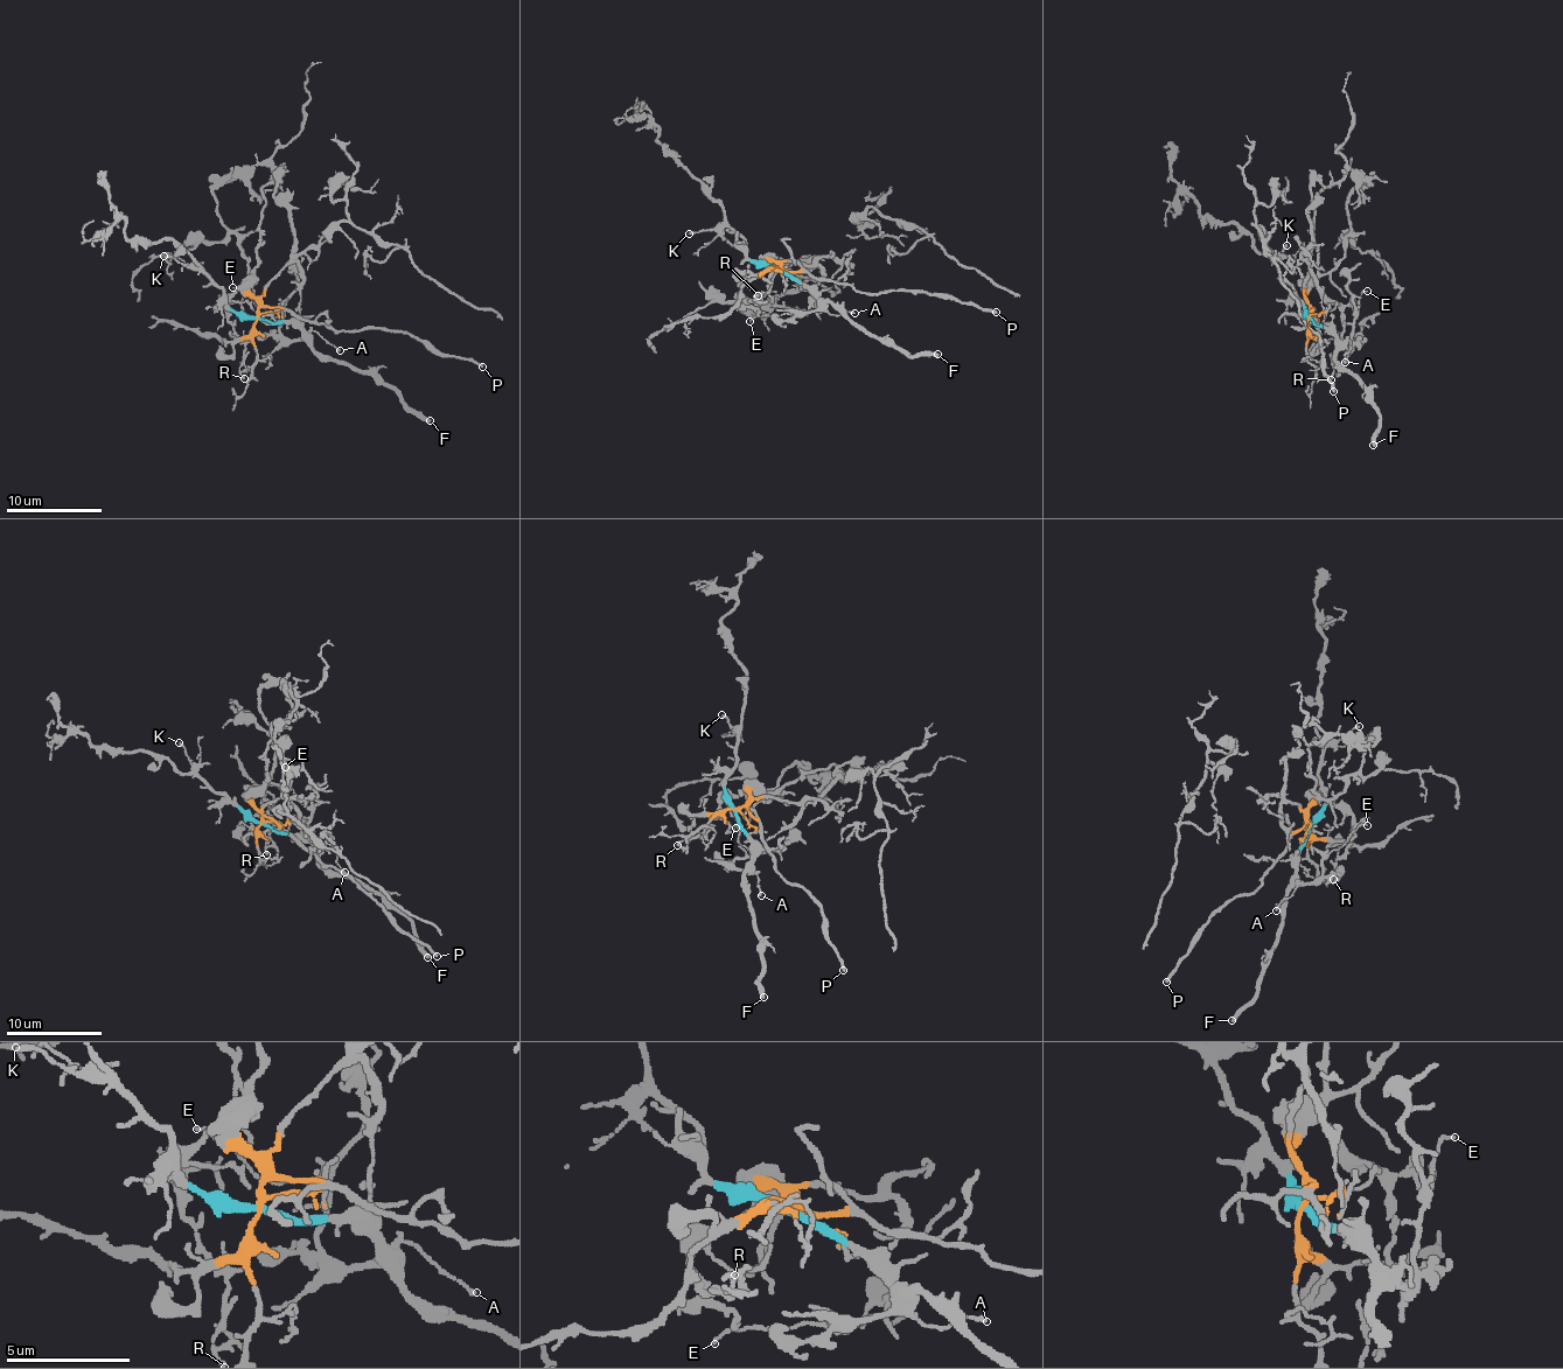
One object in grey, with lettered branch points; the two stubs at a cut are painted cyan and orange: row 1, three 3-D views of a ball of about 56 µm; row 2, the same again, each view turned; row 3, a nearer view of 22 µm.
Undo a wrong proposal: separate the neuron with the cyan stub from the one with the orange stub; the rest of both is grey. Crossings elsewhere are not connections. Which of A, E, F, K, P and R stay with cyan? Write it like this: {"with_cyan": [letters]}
{"with_cyan": ["A", "E", "F", "K"]}

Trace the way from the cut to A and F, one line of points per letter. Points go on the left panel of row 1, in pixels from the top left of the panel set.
A: (257, 318), (292, 320), (307, 333), (318, 334), (341, 349)
F: (257, 318), (290, 321), (319, 353), (358, 371), (377, 376), (431, 420)

